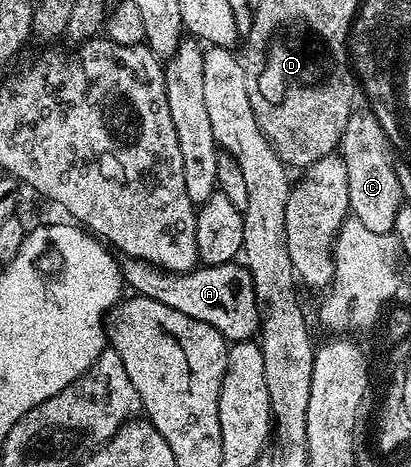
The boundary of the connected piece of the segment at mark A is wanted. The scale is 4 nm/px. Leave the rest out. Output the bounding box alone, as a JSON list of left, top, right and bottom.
[121,258,261,341]

